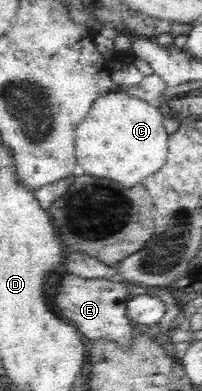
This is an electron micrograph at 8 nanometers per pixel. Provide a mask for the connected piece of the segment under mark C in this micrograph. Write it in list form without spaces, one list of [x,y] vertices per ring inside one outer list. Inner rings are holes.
[[[123,92],[96,100],[75,131],[78,172],[118,182],[128,190],[158,174],[166,166],[169,154],[169,135],[162,123],[163,110]]]

